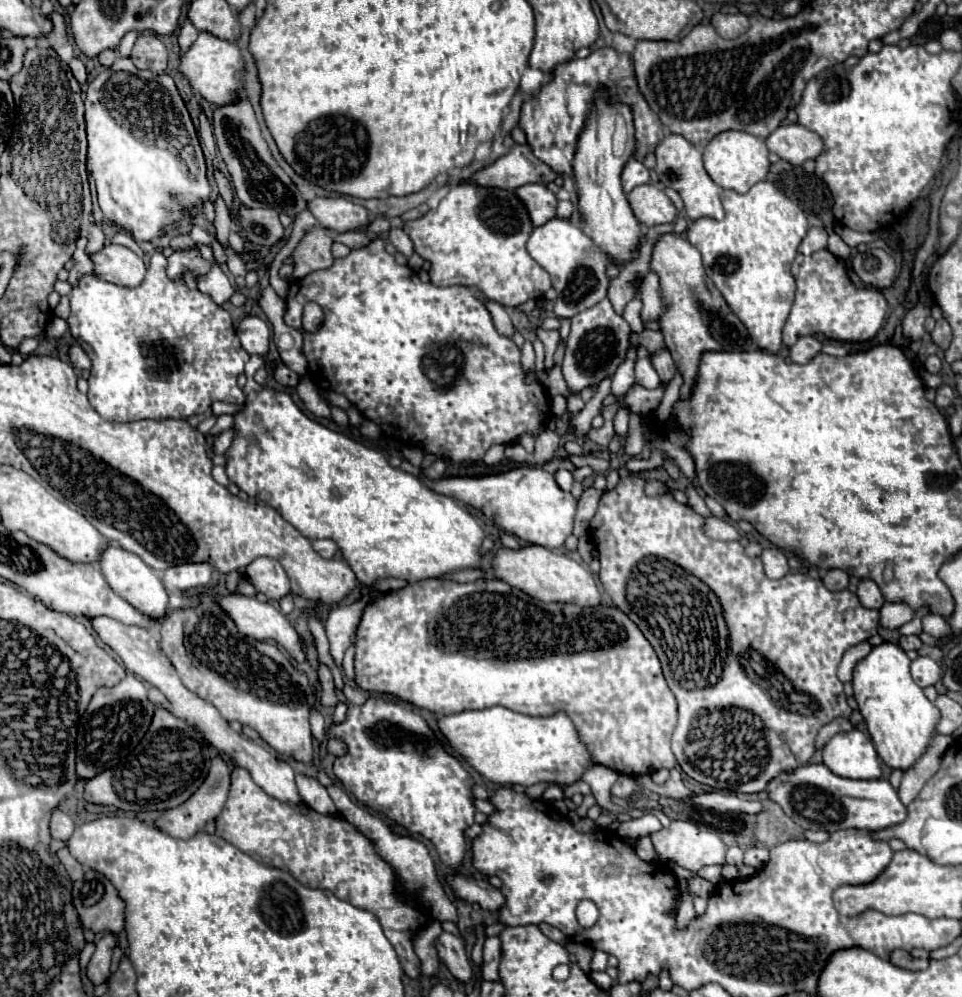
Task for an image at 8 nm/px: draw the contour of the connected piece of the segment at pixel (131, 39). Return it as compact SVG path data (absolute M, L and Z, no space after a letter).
M131 31L131 33L127 33L127 35L123 37L123 41L119 43L117 51L119 51L123 57L127 57L127 55L131 53L131 49L133 49L133 43L135 43L135 37L139 37L139 33L137 33L137 31Z

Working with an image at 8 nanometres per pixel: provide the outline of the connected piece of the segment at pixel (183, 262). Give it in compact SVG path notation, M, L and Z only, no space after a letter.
M175 251L171 257L169 257L169 267L167 267L167 273L169 277L179 277L185 269L191 269L195 275L201 275L201 273L207 273L211 269L211 263L205 261L199 251Z

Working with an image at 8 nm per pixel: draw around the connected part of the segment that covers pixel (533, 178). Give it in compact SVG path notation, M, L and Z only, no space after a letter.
M515 145L507 155L499 157L493 165L475 173L473 181L485 187L501 187L515 191L527 183L551 183L559 175L533 155L529 145Z

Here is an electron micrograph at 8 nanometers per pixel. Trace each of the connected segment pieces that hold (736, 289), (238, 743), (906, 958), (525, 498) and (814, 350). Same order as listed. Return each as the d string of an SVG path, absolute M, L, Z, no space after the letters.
M769 181L753 185L745 195L731 189L723 191L721 207L725 213L723 221L709 217L693 221L687 229L687 241L699 249L707 277L747 327L751 339L761 349L777 353L781 347L781 329L795 297L791 261L797 255L799 243L807 235L807 217L799 205Z
M97 617L97 619L91 619L91 625L95 629L95 633L103 639L103 643L107 643L119 657L121 661L125 663L125 667L129 671L133 671L137 677L141 677L143 681L155 685L167 699L169 699L169 711L175 713L175 717L187 721L189 725L193 725L195 729L199 729L205 739L217 747L221 753L225 755L231 755L235 759L235 763L239 767L245 767L253 781L265 789L265 793L269 793L271 797L283 801L283 803L297 803L301 801L299 793L297 793L297 787L295 787L295 771L289 767L287 761L283 759L277 759L273 753L269 753L267 749L263 749L261 745L257 745L255 741L235 733L229 723L219 715L219 711L205 699L201 699L197 693L191 693L179 679L175 667L171 665L171 661L167 659L167 655L159 649L159 643L149 635L147 629L143 627L133 627L133 625L123 625L115 619L109 619L109 617Z
M893 951L891 953L891 963L897 965L897 967L901 967L901 969L907 969L907 971L923 971L929 965L929 961L915 959L907 951Z
M525 465L487 477L443 477L437 481L421 477L421 481L441 495L449 495L465 505L473 505L475 509L483 511L489 519L493 519L499 529L519 537L525 543L543 545L547 549L559 549L563 547L565 539L573 533L577 499L571 493L563 491L557 485L555 475L545 473L545 469L541 467Z
M799 337L795 345L789 347L789 357L795 363L807 363L821 351L821 341L815 337Z

